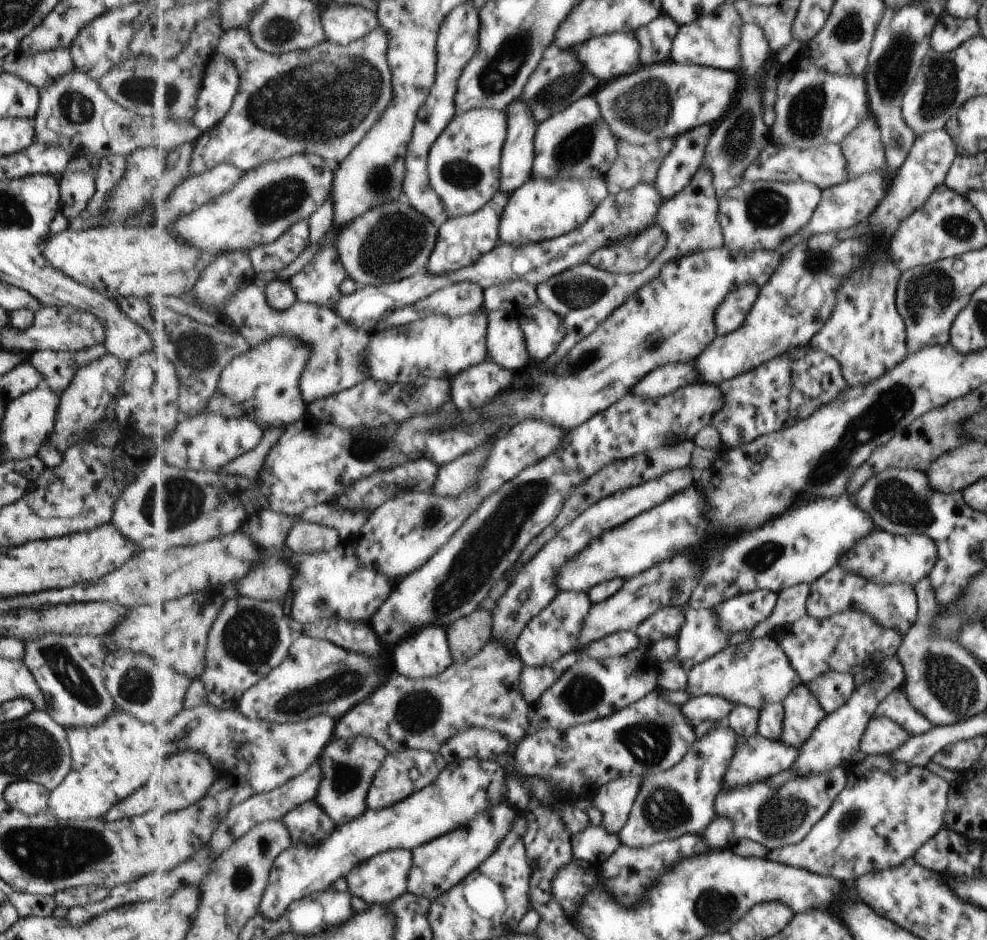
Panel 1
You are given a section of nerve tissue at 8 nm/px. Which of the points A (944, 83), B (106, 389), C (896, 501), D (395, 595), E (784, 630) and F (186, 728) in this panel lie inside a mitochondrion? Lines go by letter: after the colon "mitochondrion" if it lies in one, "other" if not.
A: mitochondrion
B: other
C: mitochondrion
D: other
E: other
F: other

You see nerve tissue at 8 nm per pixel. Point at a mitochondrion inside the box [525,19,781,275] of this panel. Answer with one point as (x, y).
(648, 105)

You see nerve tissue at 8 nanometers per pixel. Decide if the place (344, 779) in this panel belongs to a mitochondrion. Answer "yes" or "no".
yes

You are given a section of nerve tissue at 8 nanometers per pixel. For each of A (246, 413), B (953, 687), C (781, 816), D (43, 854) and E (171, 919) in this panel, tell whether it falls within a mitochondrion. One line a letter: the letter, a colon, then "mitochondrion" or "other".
A: other
B: mitochondrion
C: mitochondrion
D: mitochondrion
E: other

